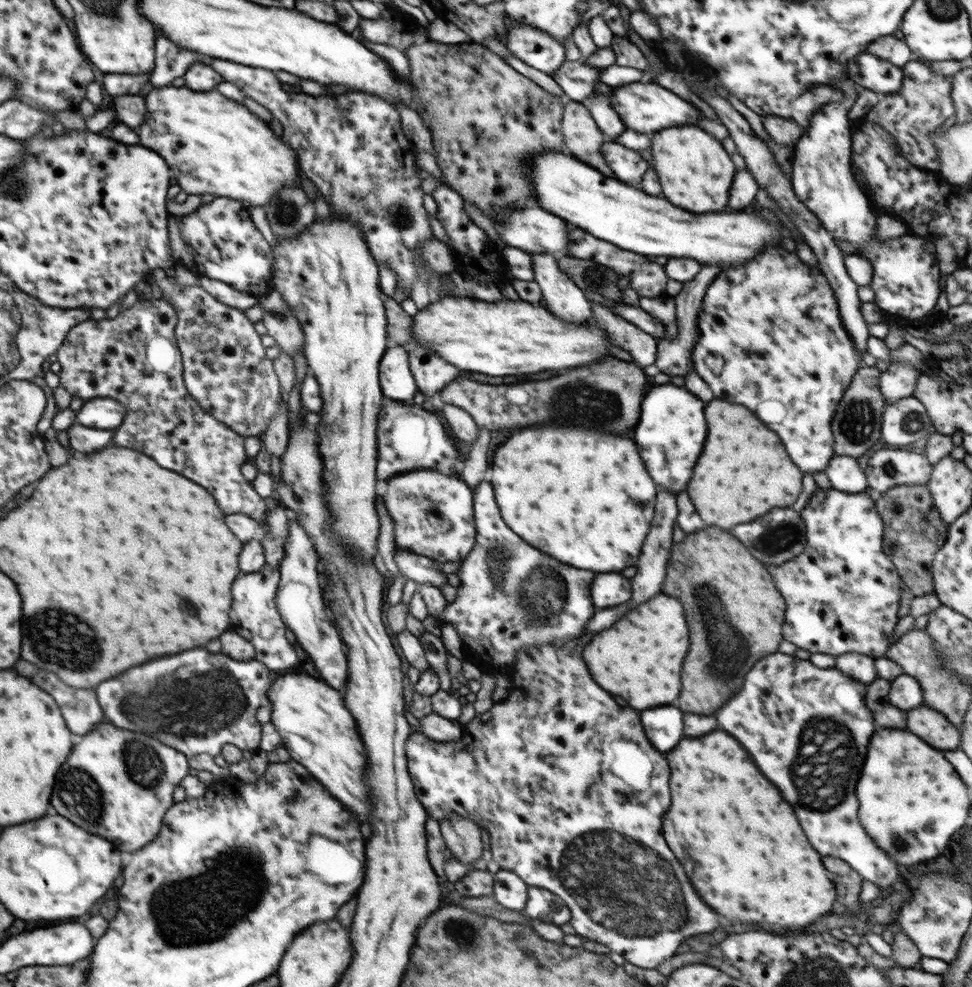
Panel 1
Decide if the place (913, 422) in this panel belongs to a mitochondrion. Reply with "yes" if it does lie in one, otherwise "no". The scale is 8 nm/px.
yes

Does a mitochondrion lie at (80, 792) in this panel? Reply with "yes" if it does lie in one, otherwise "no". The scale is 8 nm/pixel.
yes

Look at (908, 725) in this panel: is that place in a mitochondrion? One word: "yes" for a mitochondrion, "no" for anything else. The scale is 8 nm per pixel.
no

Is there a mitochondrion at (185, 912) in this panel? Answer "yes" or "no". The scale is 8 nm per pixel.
yes

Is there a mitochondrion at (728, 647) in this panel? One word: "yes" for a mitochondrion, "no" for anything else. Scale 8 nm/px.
yes

